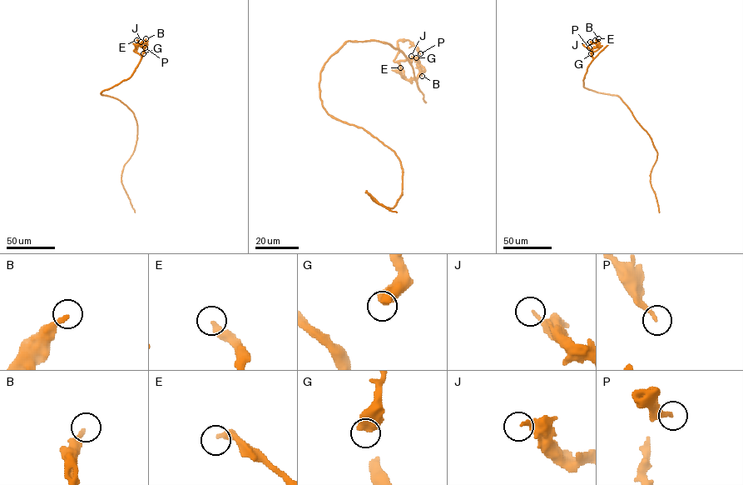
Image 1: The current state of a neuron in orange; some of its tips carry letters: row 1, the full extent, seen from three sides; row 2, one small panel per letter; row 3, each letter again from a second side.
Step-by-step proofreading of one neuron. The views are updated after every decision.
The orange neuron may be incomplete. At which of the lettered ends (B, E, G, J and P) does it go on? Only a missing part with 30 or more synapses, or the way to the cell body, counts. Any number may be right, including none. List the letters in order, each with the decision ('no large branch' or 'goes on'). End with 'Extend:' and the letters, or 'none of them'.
B: no large branch
E: no large branch
G: no large branch
J: no large branch
P: no large branch
Extend: none of them

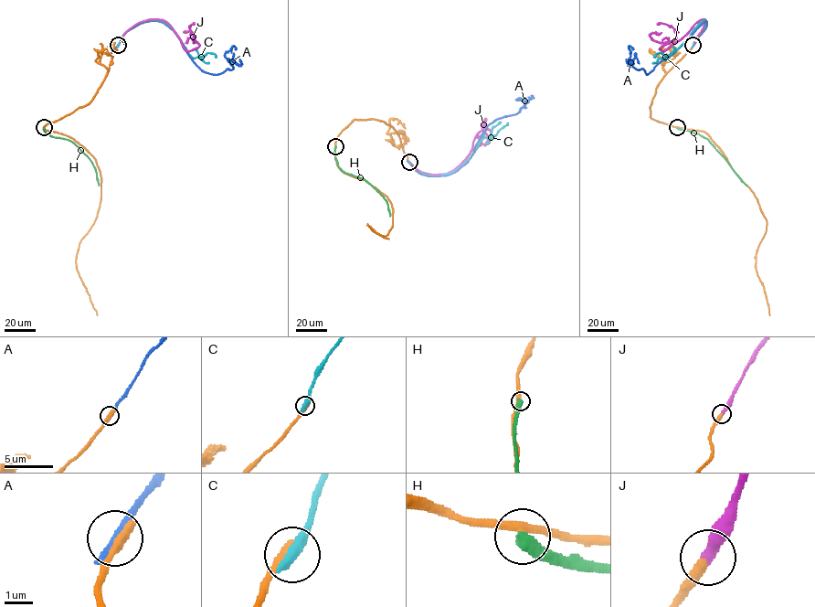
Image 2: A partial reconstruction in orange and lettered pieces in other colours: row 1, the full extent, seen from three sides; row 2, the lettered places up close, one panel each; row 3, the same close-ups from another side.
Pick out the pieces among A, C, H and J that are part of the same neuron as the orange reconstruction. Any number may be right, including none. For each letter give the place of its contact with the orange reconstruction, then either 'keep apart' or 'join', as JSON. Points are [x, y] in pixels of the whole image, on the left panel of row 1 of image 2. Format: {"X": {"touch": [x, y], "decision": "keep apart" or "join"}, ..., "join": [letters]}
{"A": {"touch": [117, 47], "decision": "keep apart"}, "C": {"touch": [118, 46], "decision": "keep apart"}, "H": {"touch": [44, 127], "decision": "keep apart"}, "J": {"touch": [118, 45], "decision": "join"}, "join": ["J"]}

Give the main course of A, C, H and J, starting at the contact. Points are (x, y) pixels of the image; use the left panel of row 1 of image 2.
A: (117, 46), (130, 29), (158, 20), (174, 32), (206, 72), (231, 69), (225, 53), (233, 46), (237, 49)
C: (117, 46), (122, 35), (135, 25), (157, 19), (173, 29), (193, 58), (208, 53), (216, 57)
H: (44, 127), (50, 135), (73, 142), (89, 157), (95, 169), (99, 186)
J: (117, 46), (135, 25), (154, 19), (170, 26), (189, 50), (199, 45), (189, 27), (195, 24)

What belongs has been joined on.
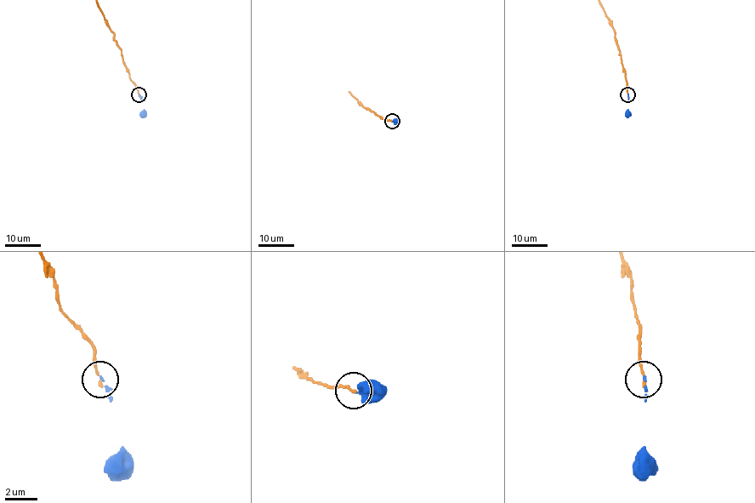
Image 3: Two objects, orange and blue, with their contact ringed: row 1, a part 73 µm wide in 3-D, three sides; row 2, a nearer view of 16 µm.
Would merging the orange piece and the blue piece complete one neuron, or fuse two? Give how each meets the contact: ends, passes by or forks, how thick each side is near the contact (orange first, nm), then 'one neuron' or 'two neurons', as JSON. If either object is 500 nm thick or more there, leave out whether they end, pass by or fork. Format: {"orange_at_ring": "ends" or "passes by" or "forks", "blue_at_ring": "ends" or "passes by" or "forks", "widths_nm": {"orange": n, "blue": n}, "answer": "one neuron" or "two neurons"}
{"orange_at_ring": "ends", "blue_at_ring": "ends", "widths_nm": {"orange": 160, "blue": 130}, "answer": "two neurons"}

